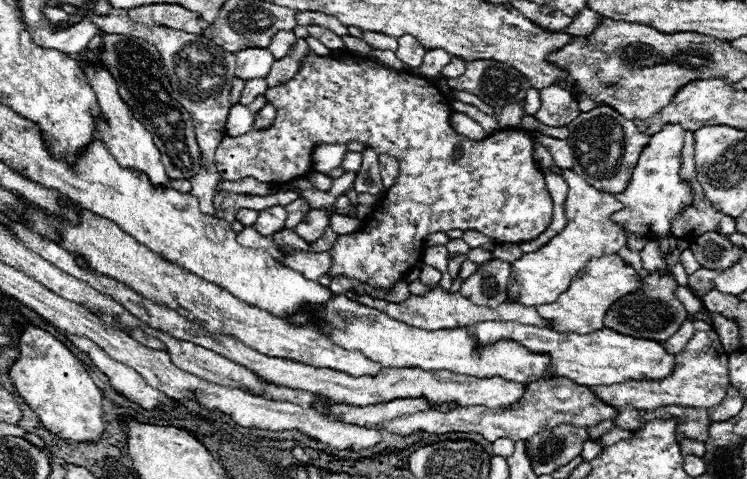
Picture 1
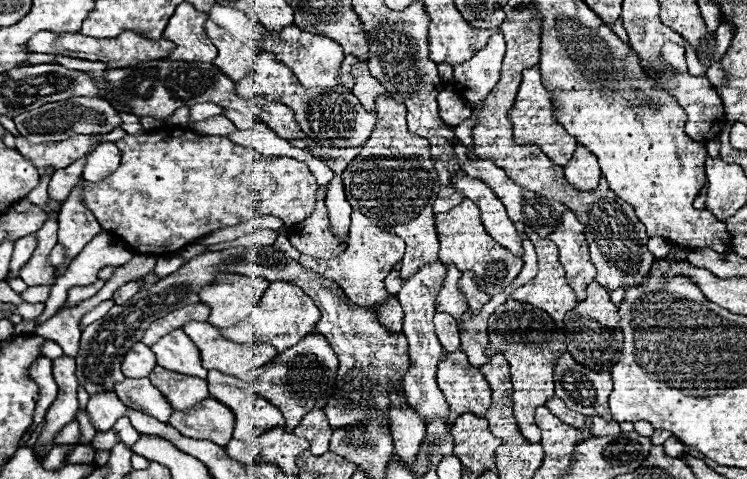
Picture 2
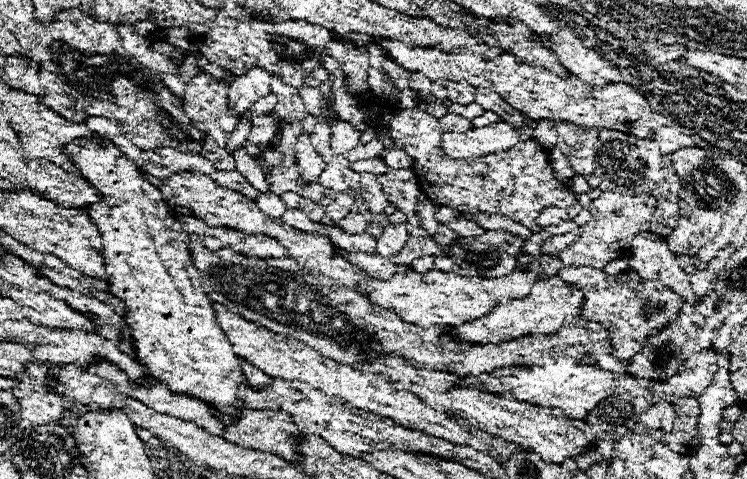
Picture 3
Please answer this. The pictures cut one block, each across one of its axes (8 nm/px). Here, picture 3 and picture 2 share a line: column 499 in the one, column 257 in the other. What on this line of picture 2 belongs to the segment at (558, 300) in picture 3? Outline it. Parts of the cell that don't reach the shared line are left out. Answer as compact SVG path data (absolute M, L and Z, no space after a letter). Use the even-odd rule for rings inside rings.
M276 280L276 282L270 282L262 302L254 308L250 318L246 318L242 324L234 328L222 328L222 334L232 342L240 342L240 344L242 342L264 342L264 344L272 344L278 352L284 352L296 342L300 342L302 338L306 338L306 334L314 330L318 320L320 320L320 312L314 306L314 302L302 292L302 288L292 286L290 282Z

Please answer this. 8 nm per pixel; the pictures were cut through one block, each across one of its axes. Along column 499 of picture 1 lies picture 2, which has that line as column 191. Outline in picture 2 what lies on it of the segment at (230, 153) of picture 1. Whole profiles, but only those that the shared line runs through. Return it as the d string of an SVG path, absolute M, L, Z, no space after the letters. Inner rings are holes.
M172 128L138 136L126 134L116 140L116 146L122 152L118 170L98 184L86 182L82 198L102 230L120 236L138 254L178 252L212 230L236 226L256 214L270 214L282 218L286 226L294 226L314 210L314 192L318 188L316 178L304 162L288 156L262 156L254 148L230 142L226 136L198 136L192 130Z

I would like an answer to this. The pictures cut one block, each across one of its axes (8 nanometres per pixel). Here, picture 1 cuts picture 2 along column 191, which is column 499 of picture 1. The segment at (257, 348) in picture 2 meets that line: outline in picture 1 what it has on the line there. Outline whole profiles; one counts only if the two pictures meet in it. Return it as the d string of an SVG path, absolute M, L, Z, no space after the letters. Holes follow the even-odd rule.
M480 322L476 326L468 326L468 332L474 334L482 344L496 342L500 338L512 338L532 352L548 352L552 356L552 372L570 378L582 386L620 384L626 380L662 380L674 370L674 354L668 354L660 342L632 338L610 328L596 330L590 334L560 334L550 328L524 326L516 322Z

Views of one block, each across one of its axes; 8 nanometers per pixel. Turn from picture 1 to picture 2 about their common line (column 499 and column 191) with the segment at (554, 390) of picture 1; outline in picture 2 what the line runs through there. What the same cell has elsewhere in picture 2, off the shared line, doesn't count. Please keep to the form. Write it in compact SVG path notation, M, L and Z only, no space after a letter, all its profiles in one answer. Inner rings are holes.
M210 396L206 402L194 406L194 410L178 410L168 420L168 424L174 426L182 436L194 440L210 440L218 446L228 446L232 440L234 422L234 412Z

